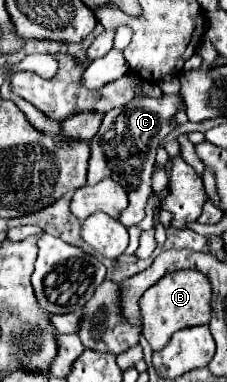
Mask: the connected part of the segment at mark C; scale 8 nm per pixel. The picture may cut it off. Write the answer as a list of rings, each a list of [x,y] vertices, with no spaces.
[[[162,95],[158,99],[142,97],[132,99],[128,105],[112,109],[106,113],[98,133],[90,141],[90,167],[88,167],[88,185],[96,185],[104,177],[118,181],[128,193],[128,209],[120,215],[122,225],[136,225],[146,215],[146,203],[152,193],[150,175],[156,161],[156,149],[164,137],[176,127],[174,113],[178,111],[180,95]]]

